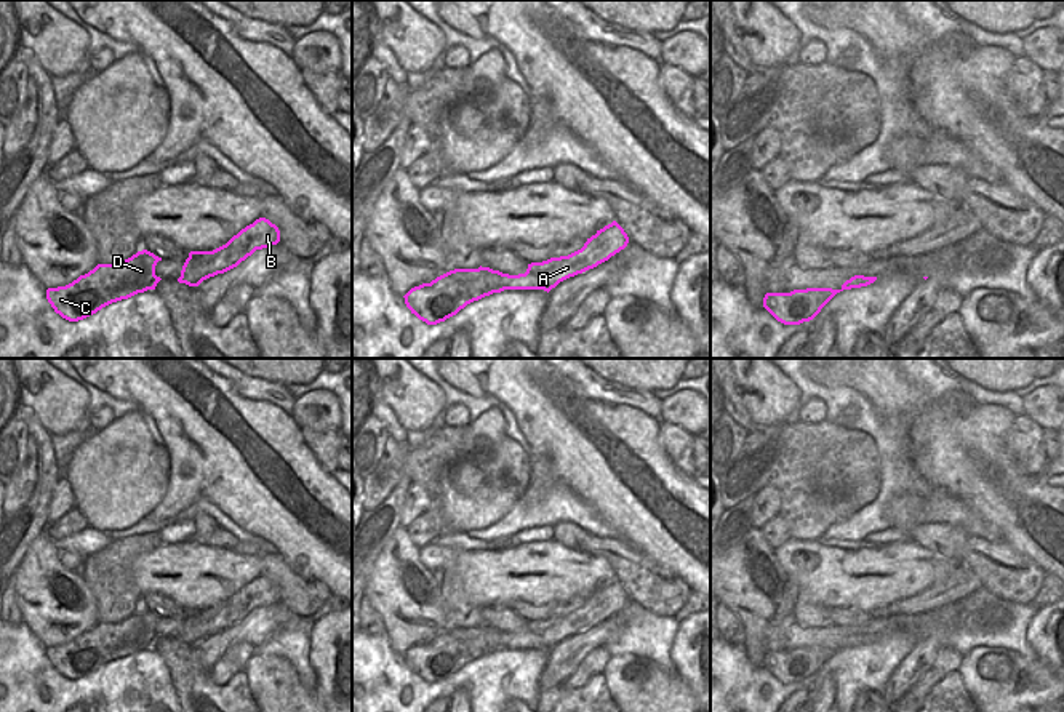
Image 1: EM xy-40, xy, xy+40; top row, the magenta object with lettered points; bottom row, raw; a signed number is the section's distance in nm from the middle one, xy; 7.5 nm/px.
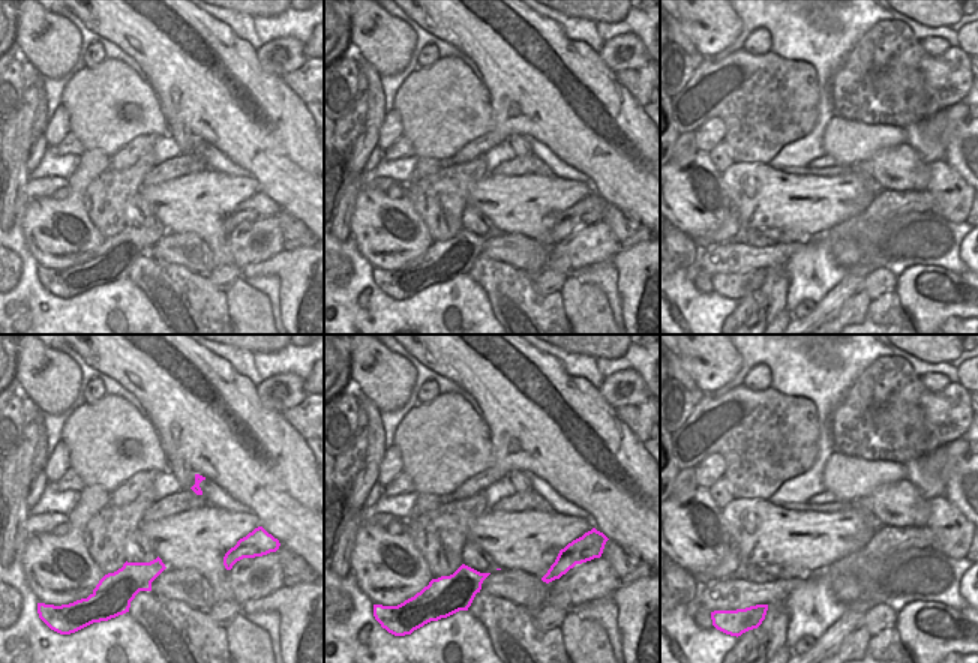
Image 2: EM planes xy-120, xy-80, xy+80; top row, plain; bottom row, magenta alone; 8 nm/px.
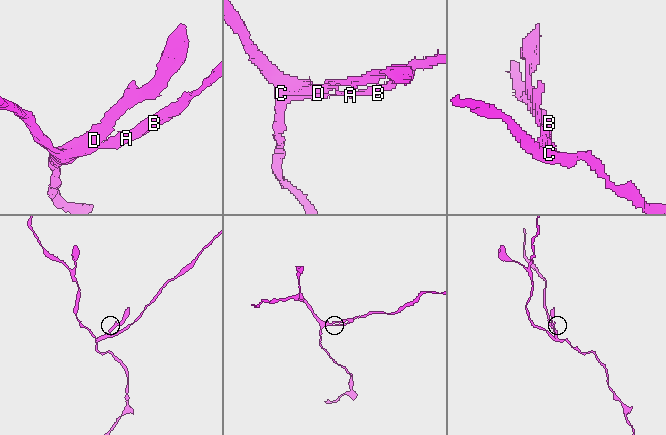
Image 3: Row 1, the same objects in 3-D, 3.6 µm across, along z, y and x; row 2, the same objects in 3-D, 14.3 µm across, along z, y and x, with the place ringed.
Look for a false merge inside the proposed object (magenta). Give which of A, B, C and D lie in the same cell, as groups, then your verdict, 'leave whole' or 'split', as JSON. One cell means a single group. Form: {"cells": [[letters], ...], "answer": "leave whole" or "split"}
{"cells": [["A", "B"], ["C", "D"]], "answer": "split"}

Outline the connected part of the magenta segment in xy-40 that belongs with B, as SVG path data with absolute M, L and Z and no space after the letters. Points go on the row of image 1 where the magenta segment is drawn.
M259 218L213 251L190 251L181 277L186 285L198 286L203 280L237 267L256 250L269 248L278 242L278 227L266 218Z

